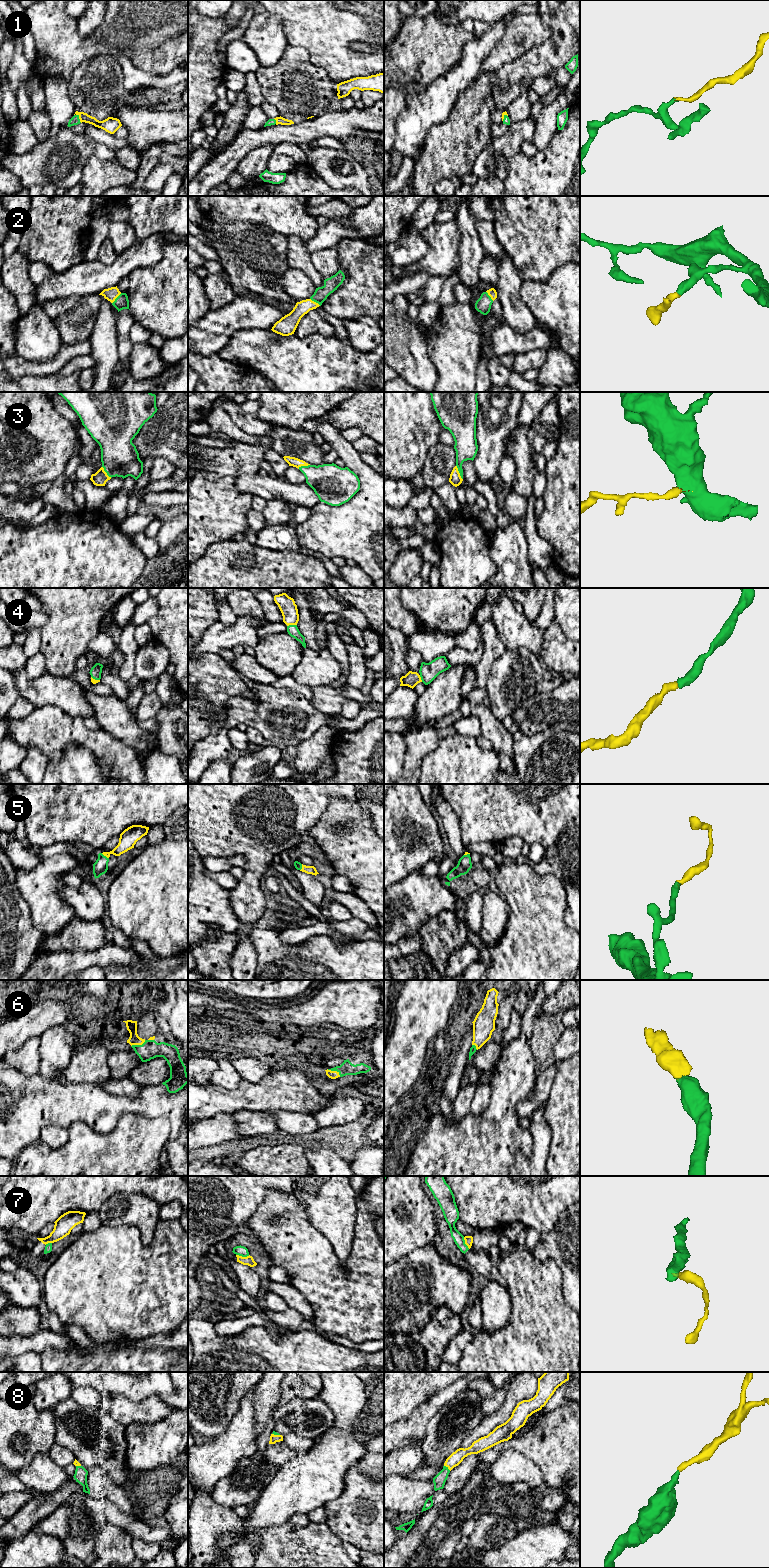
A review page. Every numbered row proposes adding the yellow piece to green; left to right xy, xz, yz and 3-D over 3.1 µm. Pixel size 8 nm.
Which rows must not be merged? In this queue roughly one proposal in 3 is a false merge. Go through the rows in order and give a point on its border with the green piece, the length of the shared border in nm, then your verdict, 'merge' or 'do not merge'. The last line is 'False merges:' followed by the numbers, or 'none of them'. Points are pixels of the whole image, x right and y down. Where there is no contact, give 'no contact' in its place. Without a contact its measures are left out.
1: meets green in xy at (78, 118); contact 80 nm long; merge
2: meets green in xy at (116, 298); contact 120 nm long; merge
3: meets green in yz at (459, 472); contact 130 nm long; merge
4: meets green in xz at (291, 625); contact 80 nm long; merge
5: meets green in xy at (105, 856); contact 80 nm long; merge
6: meets green in xz at (334, 1070); contact 130 nm long; merge
7: meets green in xz at (243, 1256); contact 110 nm long; do not merge
8: meets green in yz at (447, 1467); contact 70 nm long; merge
False merges: 7

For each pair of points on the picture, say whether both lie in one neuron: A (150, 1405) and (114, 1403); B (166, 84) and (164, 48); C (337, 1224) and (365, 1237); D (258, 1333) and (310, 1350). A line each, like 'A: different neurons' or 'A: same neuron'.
A: same neuron
B: different neurons
C: different neurons
D: same neuron

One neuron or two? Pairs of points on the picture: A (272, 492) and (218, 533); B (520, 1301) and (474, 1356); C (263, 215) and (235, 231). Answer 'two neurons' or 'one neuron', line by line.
A: two neurons
B: one neuron
C: two neurons

